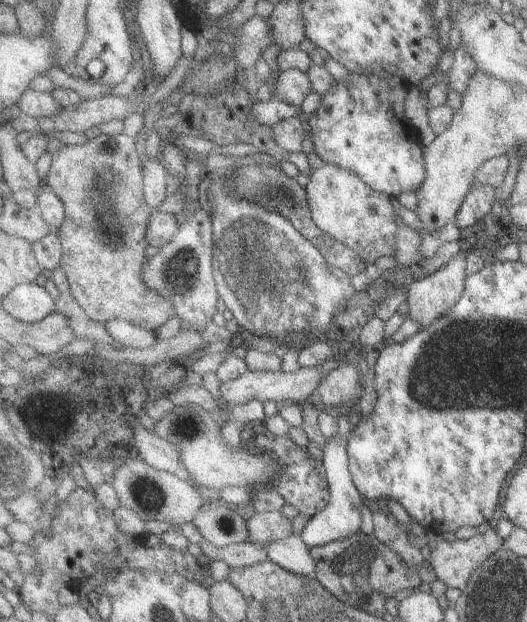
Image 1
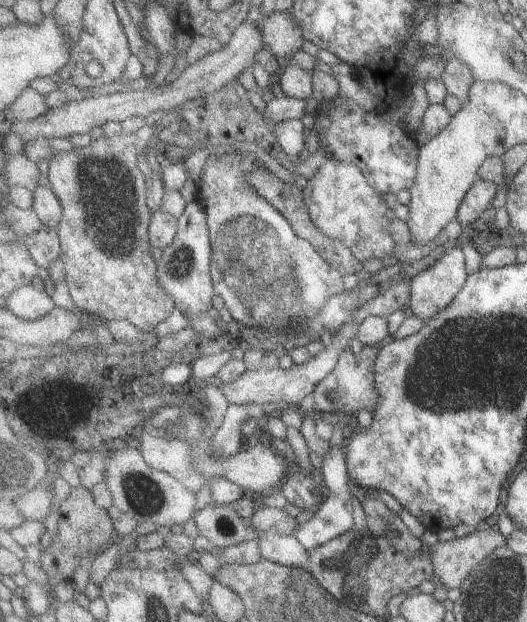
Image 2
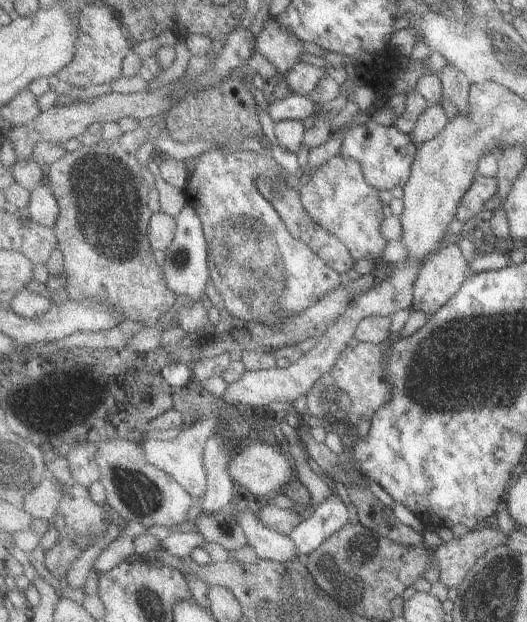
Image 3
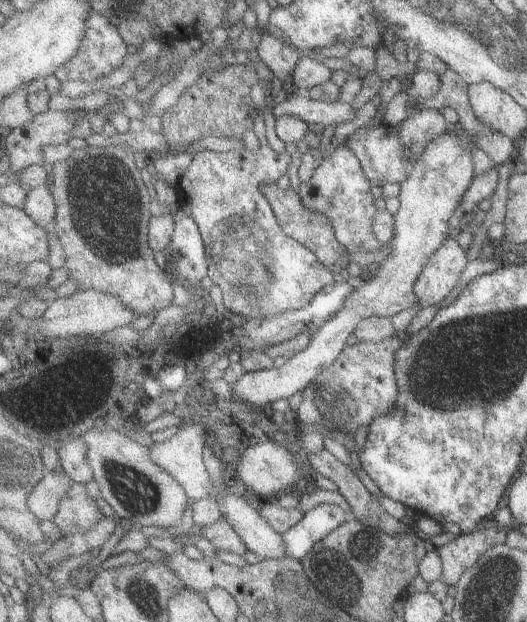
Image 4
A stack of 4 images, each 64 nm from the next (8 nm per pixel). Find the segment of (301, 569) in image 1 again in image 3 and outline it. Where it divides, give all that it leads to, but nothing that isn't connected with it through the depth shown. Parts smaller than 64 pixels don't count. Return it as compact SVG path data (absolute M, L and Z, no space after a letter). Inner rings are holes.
M241 498L233 500L229 504L229 508L233 510L237 524L245 530L249 546L255 548L255 552L259 554L261 560L275 560L275 562L299 560L297 546L293 544L293 540L289 540L289 536L285 536L273 528L267 528L261 522L259 514L249 510Z

